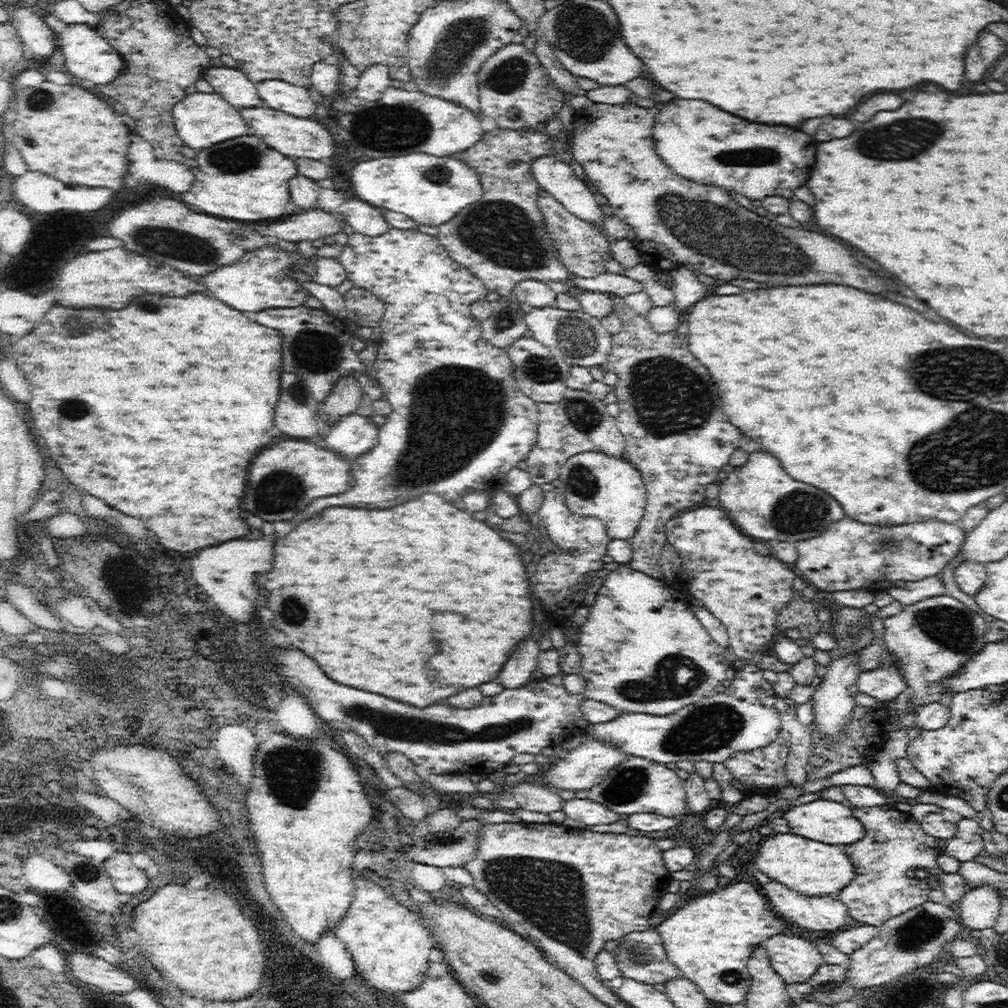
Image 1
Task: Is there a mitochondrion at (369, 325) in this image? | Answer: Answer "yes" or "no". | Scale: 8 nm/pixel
no

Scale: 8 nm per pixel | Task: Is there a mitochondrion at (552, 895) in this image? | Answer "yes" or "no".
yes

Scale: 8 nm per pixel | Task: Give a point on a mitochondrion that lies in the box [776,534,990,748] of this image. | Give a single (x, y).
(954, 629)

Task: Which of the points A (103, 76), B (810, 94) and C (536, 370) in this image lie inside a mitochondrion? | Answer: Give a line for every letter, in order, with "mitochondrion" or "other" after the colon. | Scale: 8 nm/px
A: other
B: other
C: mitochondrion

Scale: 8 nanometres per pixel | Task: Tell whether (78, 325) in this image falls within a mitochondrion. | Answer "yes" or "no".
yes

